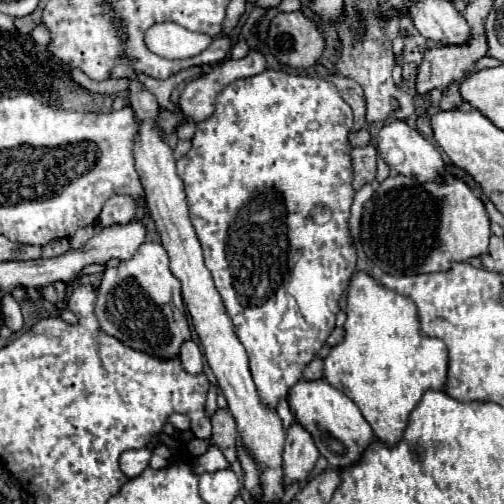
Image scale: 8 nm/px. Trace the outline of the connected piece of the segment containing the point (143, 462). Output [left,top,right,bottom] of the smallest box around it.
[120,448,150,478]

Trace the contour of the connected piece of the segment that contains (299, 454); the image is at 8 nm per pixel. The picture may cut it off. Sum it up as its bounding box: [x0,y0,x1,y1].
[284,422,320,484]

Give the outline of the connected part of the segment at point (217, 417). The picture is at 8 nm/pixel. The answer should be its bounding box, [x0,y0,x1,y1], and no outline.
[212,408,238,464]

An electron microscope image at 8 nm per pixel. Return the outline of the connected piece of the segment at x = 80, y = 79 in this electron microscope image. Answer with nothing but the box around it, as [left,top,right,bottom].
[72,70,129,96]

